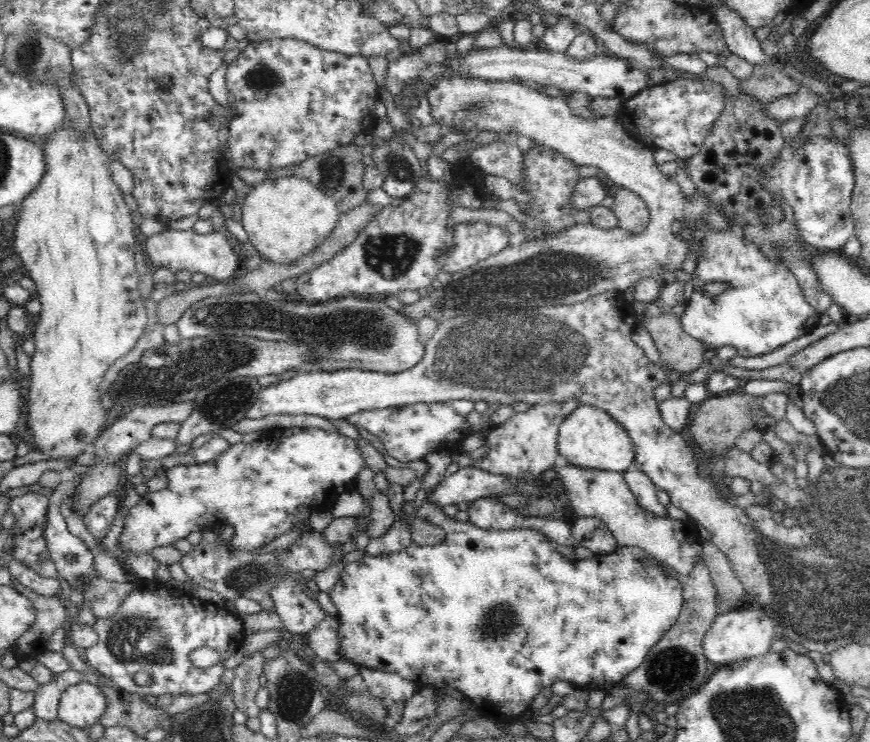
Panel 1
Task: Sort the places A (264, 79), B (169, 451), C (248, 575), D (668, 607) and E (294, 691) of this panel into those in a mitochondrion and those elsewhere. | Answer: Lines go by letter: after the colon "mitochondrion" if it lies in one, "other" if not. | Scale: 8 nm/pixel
A: mitochondrion
B: other
C: mitochondrion
D: other
E: mitochondrion

